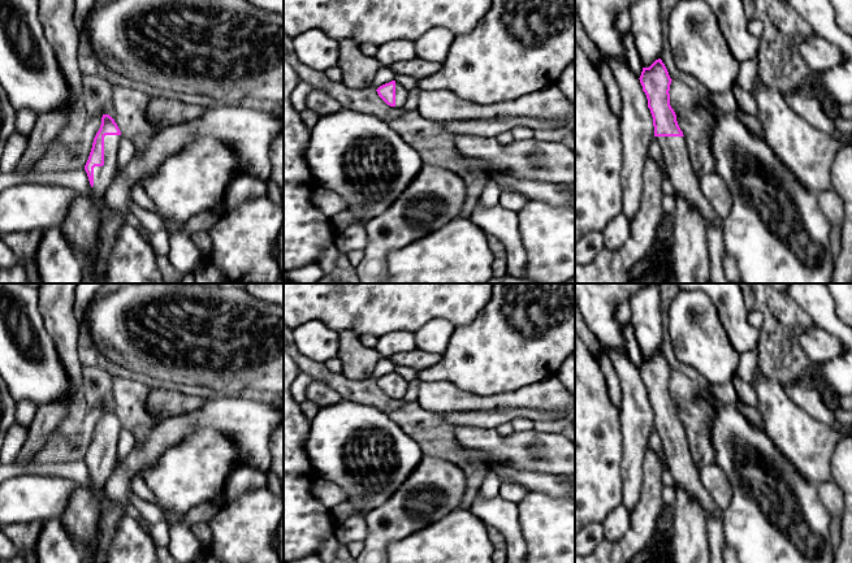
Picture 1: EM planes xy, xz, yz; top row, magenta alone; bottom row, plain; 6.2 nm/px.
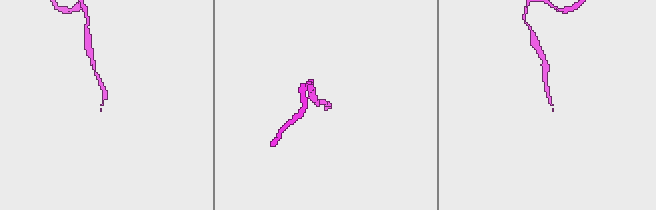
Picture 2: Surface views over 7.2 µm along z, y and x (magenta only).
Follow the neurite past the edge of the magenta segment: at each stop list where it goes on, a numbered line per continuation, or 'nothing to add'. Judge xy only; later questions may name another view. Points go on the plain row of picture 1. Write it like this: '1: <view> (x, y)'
1: xy (103, 467)

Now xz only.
1: xz (401, 384)

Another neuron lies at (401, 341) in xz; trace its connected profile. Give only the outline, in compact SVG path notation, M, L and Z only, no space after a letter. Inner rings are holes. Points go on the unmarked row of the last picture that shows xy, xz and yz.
M395 330L380 335L375 348L382 358L392 358L401 352L412 351L416 348L414 333L408 330Z

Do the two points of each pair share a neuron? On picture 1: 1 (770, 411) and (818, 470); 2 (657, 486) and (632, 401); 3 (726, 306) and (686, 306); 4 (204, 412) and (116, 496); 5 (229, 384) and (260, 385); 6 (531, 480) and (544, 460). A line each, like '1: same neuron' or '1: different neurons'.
1: same neuron
2: different neurons
3: different neurons
4: same neuron
5: same neuron
6: different neurons

